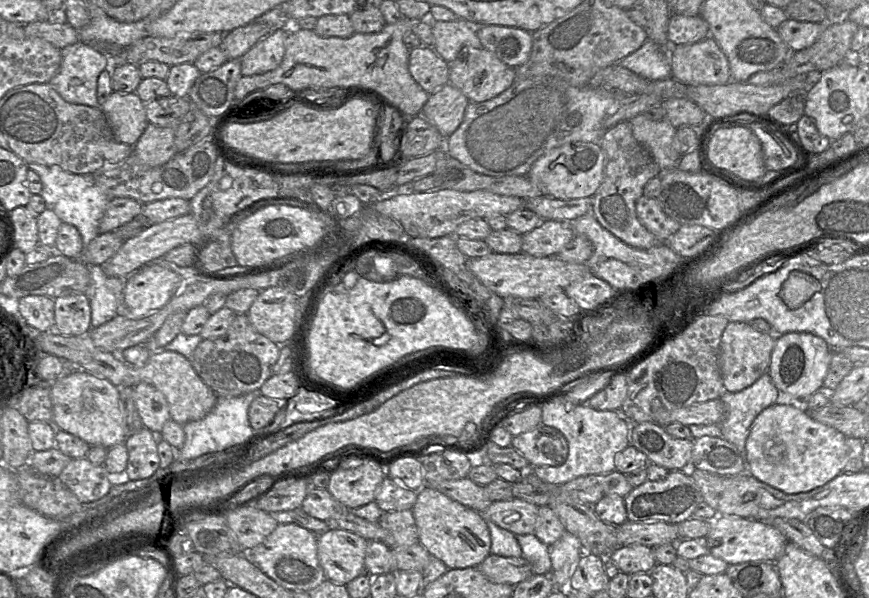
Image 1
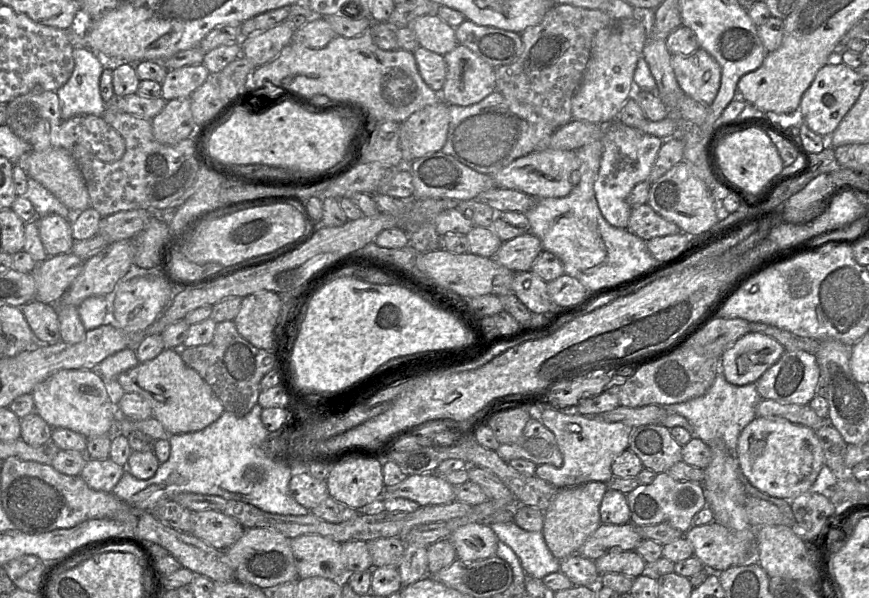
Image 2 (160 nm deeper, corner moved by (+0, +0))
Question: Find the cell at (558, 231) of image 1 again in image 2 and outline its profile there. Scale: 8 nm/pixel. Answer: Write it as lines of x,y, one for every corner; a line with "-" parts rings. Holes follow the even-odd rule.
528,232
503,242
492,258
513,272
530,271
542,251
540,239

